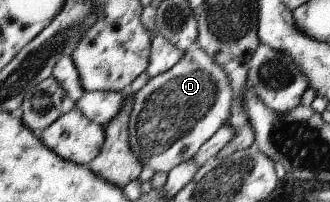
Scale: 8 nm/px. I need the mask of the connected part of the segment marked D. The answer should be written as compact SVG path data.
M197 45L189 47L167 71L150 77L132 95L128 115L128 144L142 167L150 167L154 172L168 172L181 161L187 161L197 148L225 123L229 123L231 88L222 70L211 56Z

